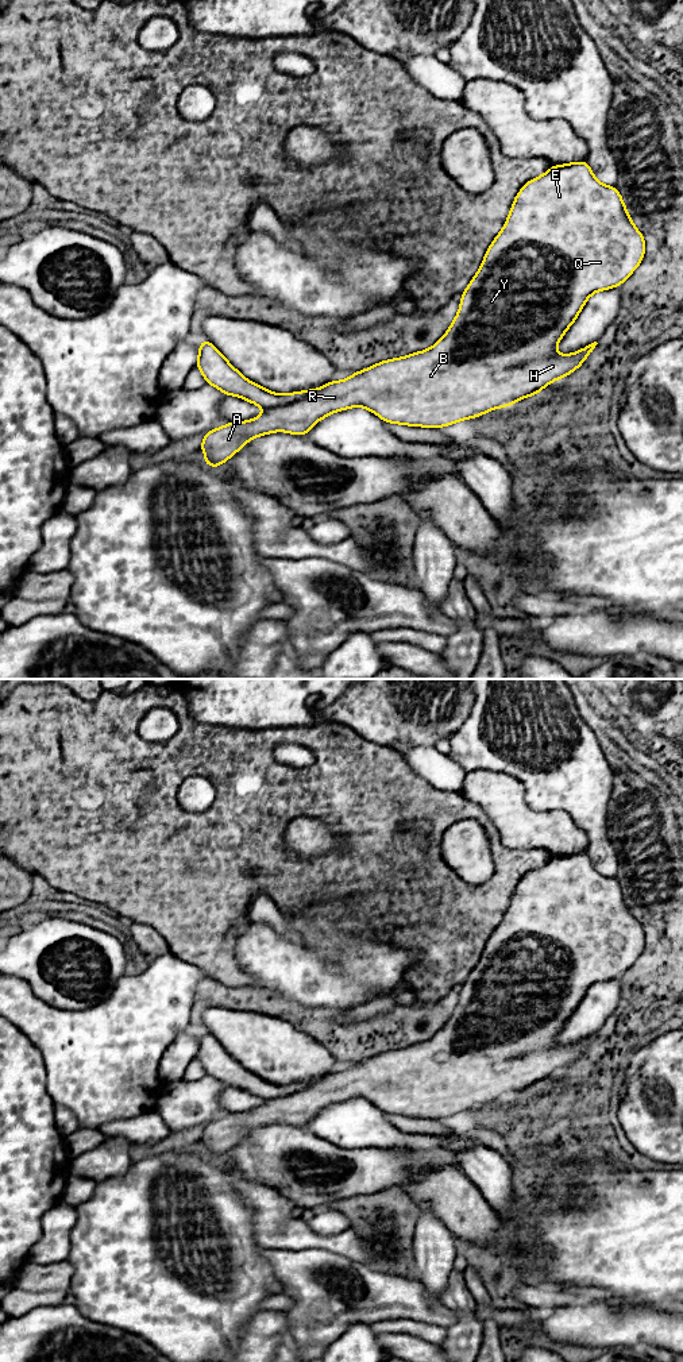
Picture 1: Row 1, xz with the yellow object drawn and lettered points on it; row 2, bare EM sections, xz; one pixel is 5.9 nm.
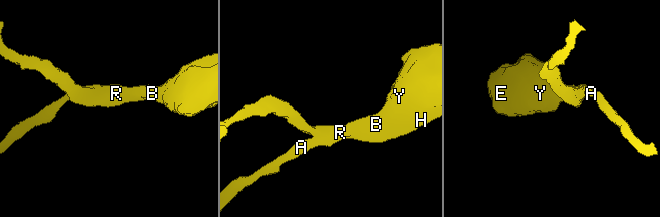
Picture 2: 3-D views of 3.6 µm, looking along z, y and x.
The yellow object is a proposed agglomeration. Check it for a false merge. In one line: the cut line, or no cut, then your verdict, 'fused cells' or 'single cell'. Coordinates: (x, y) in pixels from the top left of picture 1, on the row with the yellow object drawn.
no cut; single cell

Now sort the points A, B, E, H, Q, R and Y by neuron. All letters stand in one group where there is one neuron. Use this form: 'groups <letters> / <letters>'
groups A B E H Q R Y

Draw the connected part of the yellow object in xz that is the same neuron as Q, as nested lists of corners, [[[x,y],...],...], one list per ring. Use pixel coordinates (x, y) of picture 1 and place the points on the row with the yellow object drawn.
[[[586,161],[553,165],[543,175],[526,182],[517,193],[502,231],[487,248],[479,271],[462,294],[456,317],[447,333],[425,351],[383,360],[354,373],[347,379],[332,381],[315,390],[278,394],[244,378],[211,342],[204,339],[198,347],[196,369],[202,373],[205,382],[225,396],[240,397],[265,409],[265,413],[254,420],[229,421],[204,435],[200,447],[207,456],[204,464],[220,467],[256,436],[278,431],[306,436],[317,421],[355,406],[368,409],[385,423],[441,428],[536,396],[555,379],[574,373],[593,352],[597,342],[567,355],[557,355],[556,346],[579,316],[587,298],[598,290],[621,286],[638,267],[644,254],[644,236],[626,213],[626,205],[616,186],[598,182]]]

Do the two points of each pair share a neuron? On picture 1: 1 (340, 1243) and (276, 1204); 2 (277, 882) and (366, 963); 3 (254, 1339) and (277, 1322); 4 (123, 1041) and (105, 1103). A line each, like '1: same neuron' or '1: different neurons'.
1: same neuron
2: different neurons
3: same neuron
4: same neuron

